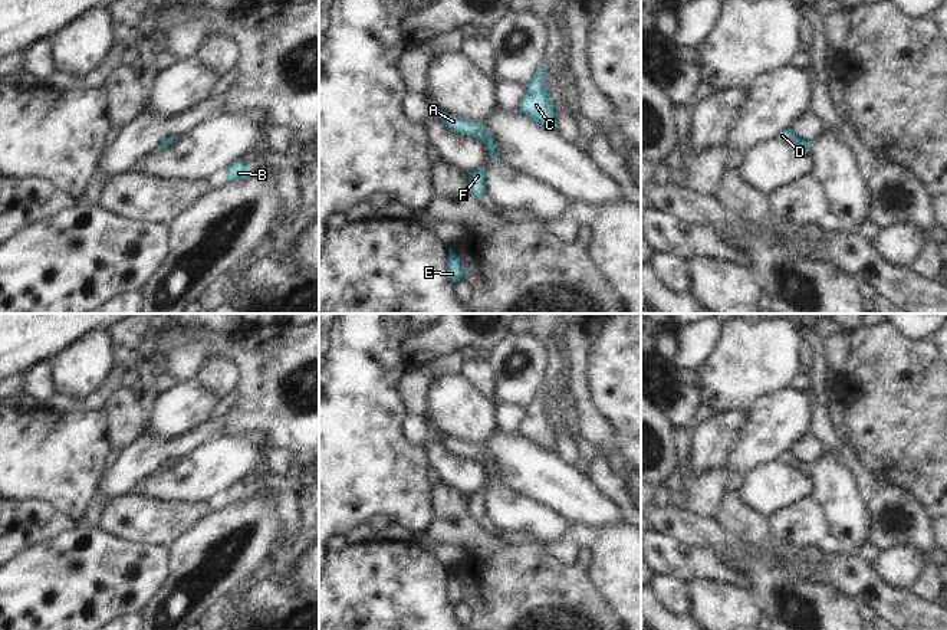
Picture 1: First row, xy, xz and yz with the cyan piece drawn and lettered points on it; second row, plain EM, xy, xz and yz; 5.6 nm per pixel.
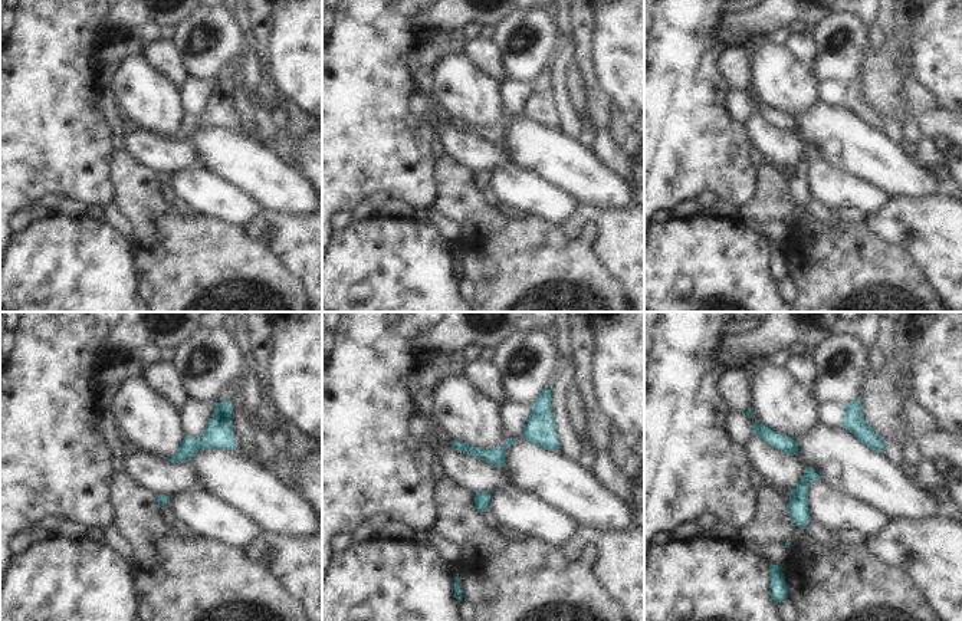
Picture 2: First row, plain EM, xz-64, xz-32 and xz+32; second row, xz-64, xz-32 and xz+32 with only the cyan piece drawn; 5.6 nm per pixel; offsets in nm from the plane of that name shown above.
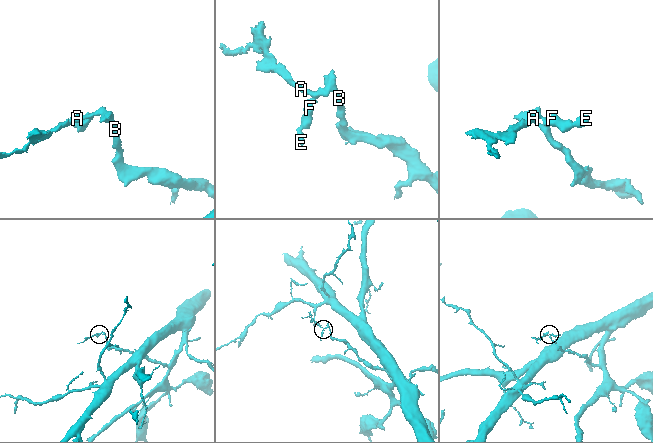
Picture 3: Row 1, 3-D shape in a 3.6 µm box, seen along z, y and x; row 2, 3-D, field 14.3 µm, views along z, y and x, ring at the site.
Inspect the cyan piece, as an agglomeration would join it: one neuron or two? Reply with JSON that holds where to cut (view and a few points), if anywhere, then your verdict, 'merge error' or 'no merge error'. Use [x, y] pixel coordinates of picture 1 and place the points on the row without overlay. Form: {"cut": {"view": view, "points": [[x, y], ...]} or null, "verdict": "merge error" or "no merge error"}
{"cut": null, "verdict": "no merge error"}

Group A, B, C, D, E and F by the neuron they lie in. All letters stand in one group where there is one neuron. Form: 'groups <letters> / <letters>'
groups A B C D E F

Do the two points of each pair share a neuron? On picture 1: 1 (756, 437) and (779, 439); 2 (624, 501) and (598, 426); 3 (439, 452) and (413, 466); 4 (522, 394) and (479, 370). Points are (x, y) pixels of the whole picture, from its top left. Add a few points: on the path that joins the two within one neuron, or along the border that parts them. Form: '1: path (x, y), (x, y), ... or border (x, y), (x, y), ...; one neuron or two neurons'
1: path (762, 437), (773, 437); one neuron
2: path (608, 482), (597, 469), (594, 445); one neuron
3: border (421, 443), (430, 465); two neurons
4: border (486, 361), (493, 374), (496, 403); two neurons

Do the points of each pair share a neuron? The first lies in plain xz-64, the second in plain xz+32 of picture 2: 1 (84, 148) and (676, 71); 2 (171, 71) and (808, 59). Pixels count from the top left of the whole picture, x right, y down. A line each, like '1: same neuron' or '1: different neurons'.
1: same neuron
2: same neuron

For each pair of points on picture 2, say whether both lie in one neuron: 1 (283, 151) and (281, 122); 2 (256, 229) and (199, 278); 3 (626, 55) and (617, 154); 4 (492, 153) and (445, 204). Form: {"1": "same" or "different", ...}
{"1": "same", "2": "different", "3": "different", "4": "different"}

